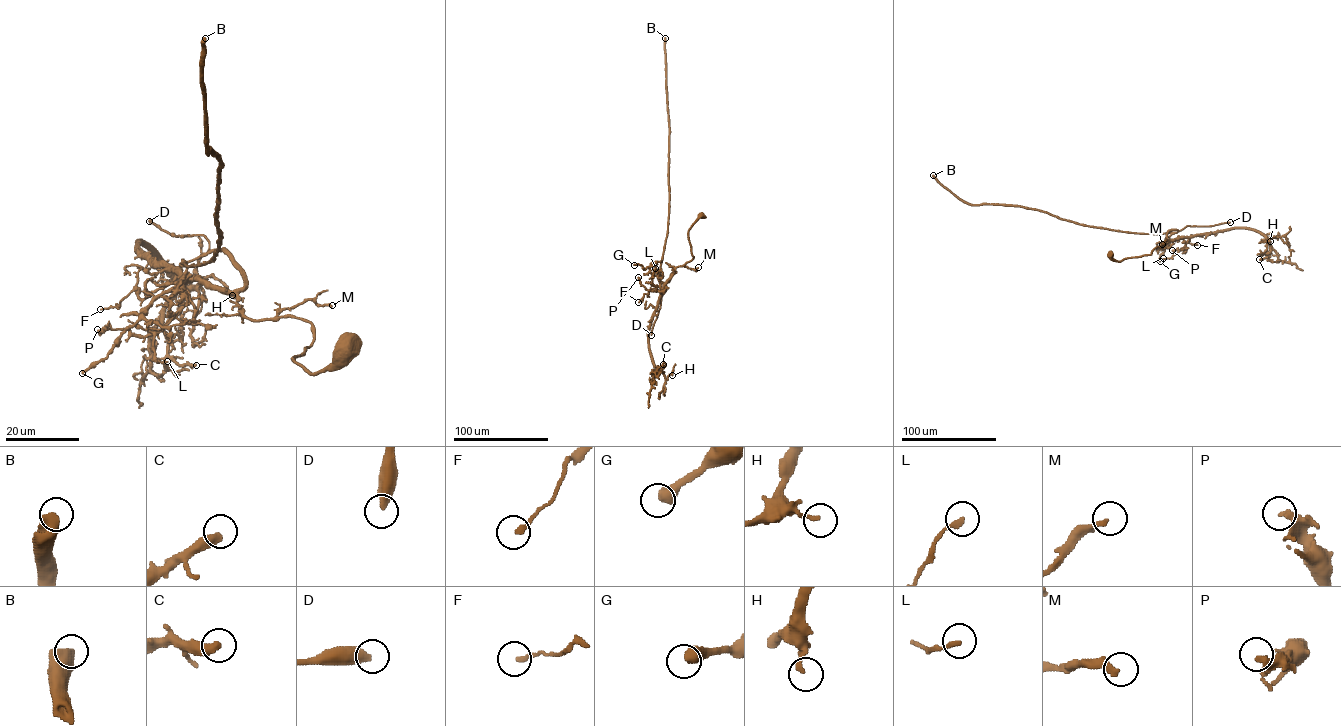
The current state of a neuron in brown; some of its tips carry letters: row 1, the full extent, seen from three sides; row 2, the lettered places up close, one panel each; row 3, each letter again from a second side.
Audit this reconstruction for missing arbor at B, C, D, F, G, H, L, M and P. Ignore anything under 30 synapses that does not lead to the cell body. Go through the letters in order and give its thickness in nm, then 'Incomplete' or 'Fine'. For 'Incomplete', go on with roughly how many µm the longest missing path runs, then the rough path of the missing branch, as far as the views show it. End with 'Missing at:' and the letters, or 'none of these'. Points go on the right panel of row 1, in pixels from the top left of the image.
B: Thickness 650 nm. Incomplete. Missing length about 400 µm
C: Thickness 440 nm. Fine
D: Thickness 440 nm. Incomplete. Missing length about 200 µm
F: Thickness 220 nm. Fine
G: Thickness 550 nm. Fine
H: Thickness 170 nm. Fine
L: Thickness 200 nm. Fine
M: Thickness 260 nm. Fine
P: Thickness 320 nm. Fine
Missing at: B, D

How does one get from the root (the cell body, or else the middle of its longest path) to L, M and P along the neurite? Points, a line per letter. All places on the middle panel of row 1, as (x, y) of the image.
L: (702, 215), (688, 231), (693, 258), (675, 268), (660, 293), (652, 282), (655, 268)
M: (702, 215), (689, 230), (693, 258), (684, 265), (694, 270), (698, 267)
P: (702, 215), (688, 231), (693, 258), (675, 268), (660, 293), (646, 290), (638, 277)

